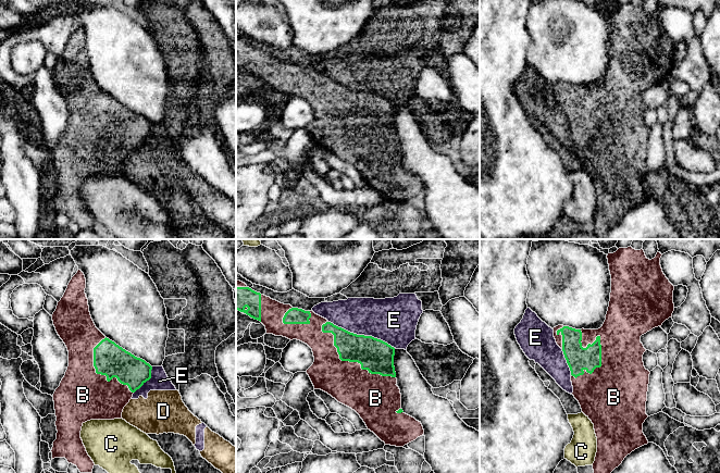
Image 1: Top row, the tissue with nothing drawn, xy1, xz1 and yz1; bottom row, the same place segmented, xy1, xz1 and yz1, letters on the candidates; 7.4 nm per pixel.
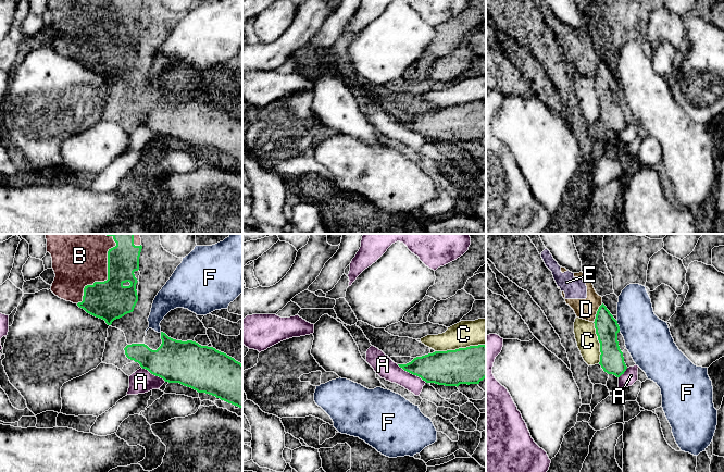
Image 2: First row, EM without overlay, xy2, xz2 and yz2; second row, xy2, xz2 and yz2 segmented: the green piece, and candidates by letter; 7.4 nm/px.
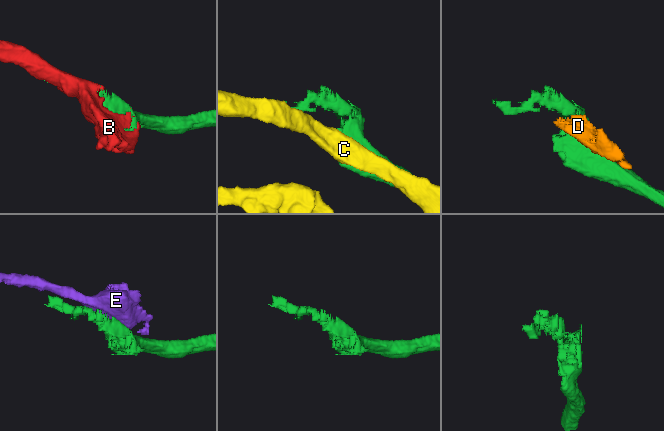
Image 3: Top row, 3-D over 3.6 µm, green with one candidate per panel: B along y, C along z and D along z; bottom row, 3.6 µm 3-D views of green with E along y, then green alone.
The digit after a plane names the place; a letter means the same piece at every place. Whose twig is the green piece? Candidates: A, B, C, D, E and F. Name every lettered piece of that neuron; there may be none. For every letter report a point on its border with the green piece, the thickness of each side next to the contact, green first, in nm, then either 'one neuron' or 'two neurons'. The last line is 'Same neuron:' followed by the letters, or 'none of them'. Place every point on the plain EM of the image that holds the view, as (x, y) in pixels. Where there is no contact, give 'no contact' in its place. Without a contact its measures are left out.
A: meets green in xz2 at (412, 129); 260 nm thick on the green side, 150 nm on the other; two neurons
B: meets green in xz1 at (349, 117); 240 nm thick on the green side, 300 nm on the other; one neuron
C: meets green in xz2 at (459, 104); 280 nm thick on the green side, 190 nm on the other; two neurons
D: meets green in yz2 at (597, 70); 170 nm thick on the green side, 160 nm on the other; two neurons
E: meets green in xz1 at (361, 91); 240 nm thick on the green side, 320 nm on the other; two neurons
F: meets green in yz2 at (619, 83); 180 nm thick on the green side, 340 nm on the other; two neurons
Same neuron: B

